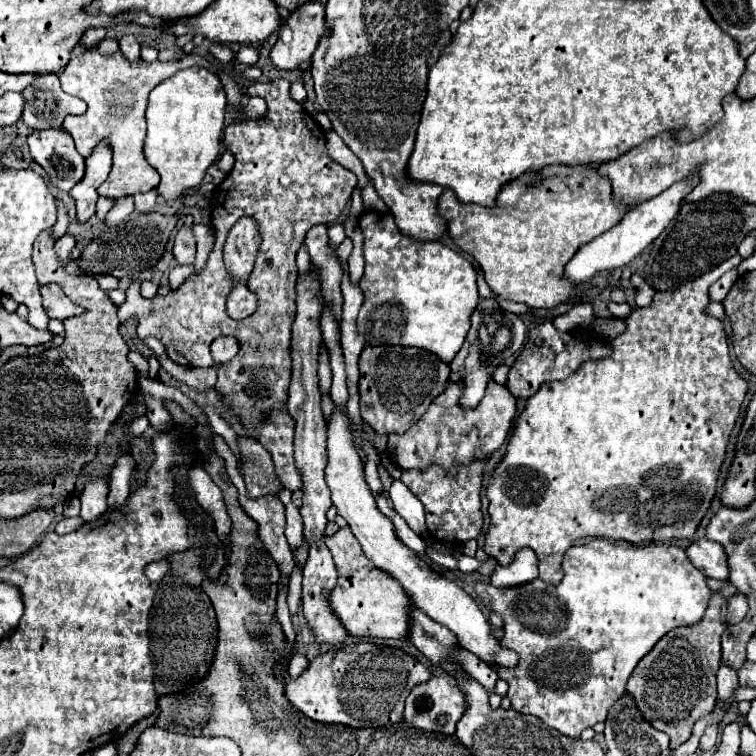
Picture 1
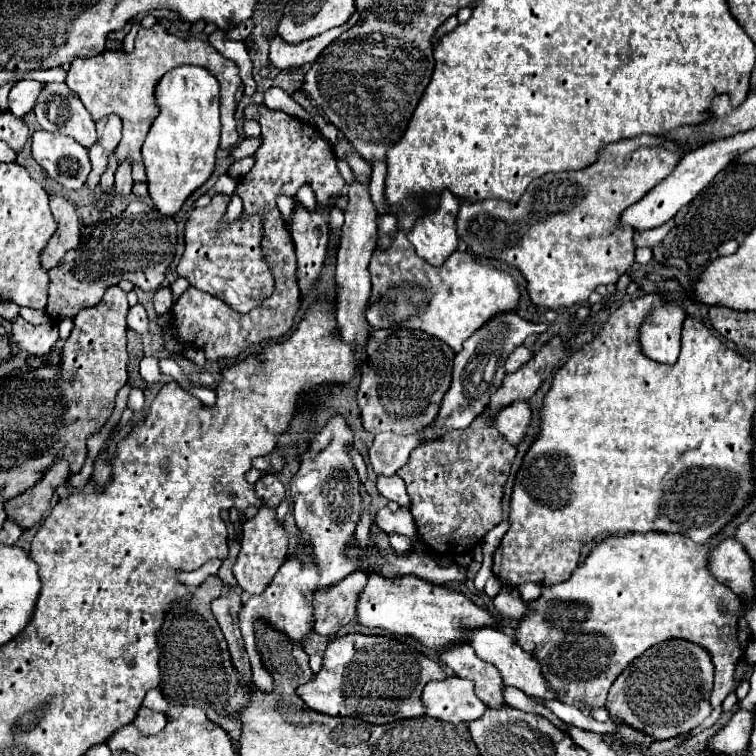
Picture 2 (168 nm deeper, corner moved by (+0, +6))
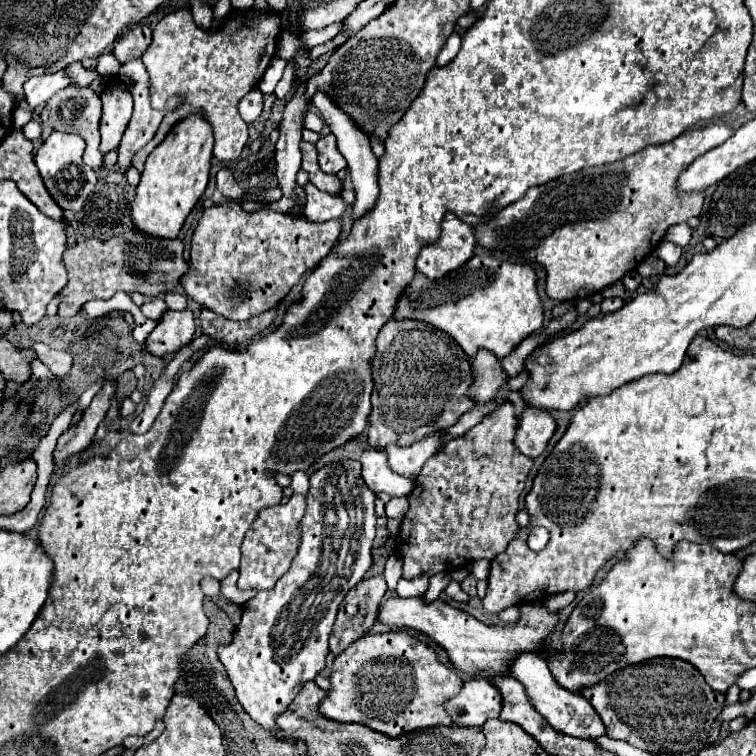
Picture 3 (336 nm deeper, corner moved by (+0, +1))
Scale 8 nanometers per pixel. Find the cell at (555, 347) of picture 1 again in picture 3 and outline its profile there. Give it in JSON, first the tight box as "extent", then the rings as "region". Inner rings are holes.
{"extent":[394,402,534,580],"region":[[[506,402],[500,408],[496,408],[496,412],[486,416],[480,424],[470,428],[462,438],[450,440],[442,452],[434,454],[424,464],[420,476],[416,478],[412,494],[408,494],[410,508],[402,520],[394,544],[398,556],[402,558],[406,580],[412,580],[422,574],[434,576],[440,572],[452,572],[480,558],[492,560],[494,556],[504,552],[510,540],[516,538],[518,530],[522,530],[516,520],[520,508],[518,498],[524,490],[526,478],[534,462],[514,446],[514,434],[516,434],[514,406]]]}

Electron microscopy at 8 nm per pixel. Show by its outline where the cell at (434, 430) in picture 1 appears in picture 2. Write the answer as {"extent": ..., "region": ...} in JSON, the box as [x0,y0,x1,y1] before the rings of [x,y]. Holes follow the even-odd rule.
{"extent":[490,401,530,445],"region":[[[514,401],[508,407],[502,407],[496,417],[490,417],[494,429],[512,445],[518,445],[526,433],[530,421],[530,407],[524,401]]]}

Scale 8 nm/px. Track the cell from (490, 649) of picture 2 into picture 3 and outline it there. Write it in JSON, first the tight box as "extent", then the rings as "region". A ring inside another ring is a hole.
{"extent":[510,654,606,740],"region":[[[520,654],[512,668],[510,668],[512,676],[516,680],[520,680],[526,688],[526,694],[532,698],[532,704],[536,706],[536,710],[548,720],[548,724],[556,730],[562,732],[566,736],[574,736],[574,738],[586,738],[586,740],[594,740],[606,734],[604,724],[600,722],[600,716],[592,710],[592,704],[578,692],[570,692],[566,688],[562,688],[556,678],[550,674],[548,664],[542,656],[538,654]]]}

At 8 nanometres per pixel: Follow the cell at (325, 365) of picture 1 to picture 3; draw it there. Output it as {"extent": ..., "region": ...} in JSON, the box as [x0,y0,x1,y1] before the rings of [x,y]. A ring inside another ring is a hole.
{"extent":[218,460,376,740],"region":[[[344,460],[340,464],[330,464],[320,468],[310,476],[310,492],[306,496],[306,514],[302,520],[302,544],[296,558],[292,560],[290,570],[276,582],[272,590],[258,592],[250,602],[244,604],[242,622],[234,630],[234,638],[228,646],[218,648],[218,658],[226,668],[226,674],[236,688],[236,698],[244,710],[268,730],[274,738],[286,740],[284,732],[276,724],[276,718],[286,712],[300,688],[314,680],[326,668],[328,656],[328,638],[336,620],[336,612],[344,596],[352,586],[356,586],[372,564],[372,540],[376,534],[376,516],[374,516],[376,494],[364,486],[360,478],[360,462]]]}

